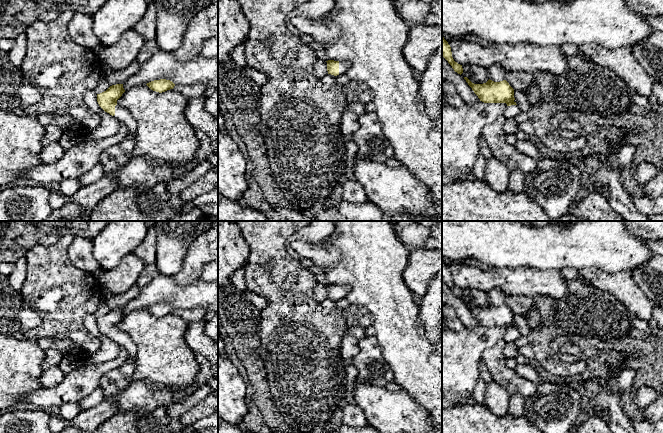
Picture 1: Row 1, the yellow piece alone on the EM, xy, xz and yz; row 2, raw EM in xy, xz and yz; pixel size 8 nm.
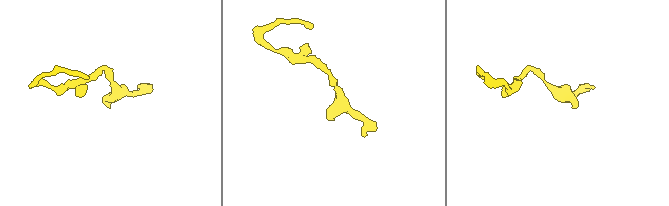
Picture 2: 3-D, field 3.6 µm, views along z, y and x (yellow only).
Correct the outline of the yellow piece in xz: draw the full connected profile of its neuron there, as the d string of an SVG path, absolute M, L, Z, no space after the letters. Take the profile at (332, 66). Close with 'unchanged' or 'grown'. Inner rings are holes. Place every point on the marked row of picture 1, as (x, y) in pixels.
M328 60L326 62L328 74L334 76L346 74L346 72L349 70L351 66L351 61L349 60L340 61Z; grown

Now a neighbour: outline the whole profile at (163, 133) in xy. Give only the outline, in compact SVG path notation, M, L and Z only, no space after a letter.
M147 85L133 86L122 94L117 105L126 108L136 120L136 145L133 157L145 156L166 164L182 165L195 158L200 148L194 128L185 117L188 98L170 89L159 93Z

